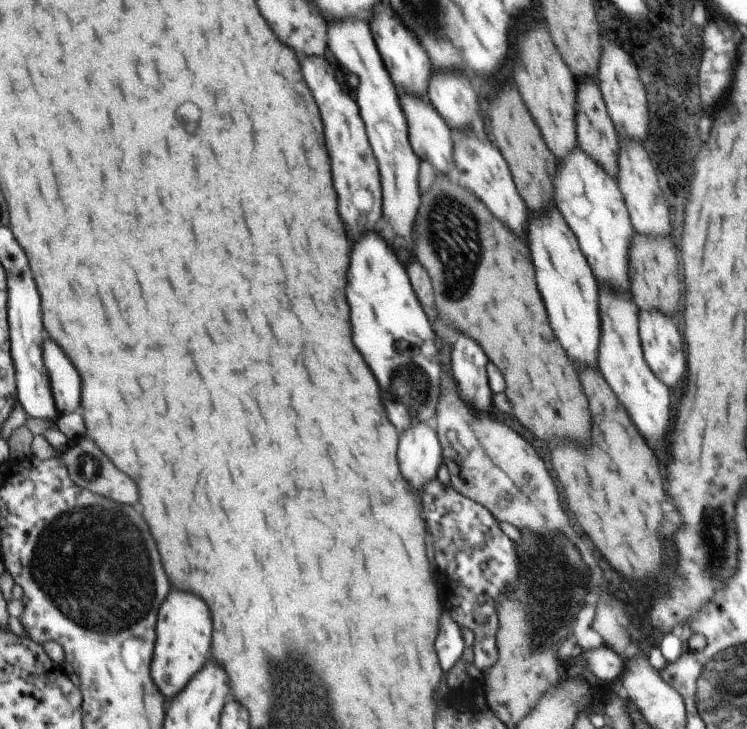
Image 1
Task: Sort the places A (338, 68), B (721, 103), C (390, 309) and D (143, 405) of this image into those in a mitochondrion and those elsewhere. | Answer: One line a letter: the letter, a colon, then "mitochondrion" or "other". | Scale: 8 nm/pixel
A: other
B: other
C: other
D: other

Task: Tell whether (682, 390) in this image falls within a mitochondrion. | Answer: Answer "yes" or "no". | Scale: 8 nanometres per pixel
no

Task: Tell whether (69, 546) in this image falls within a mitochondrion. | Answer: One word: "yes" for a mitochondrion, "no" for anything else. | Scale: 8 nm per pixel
yes

